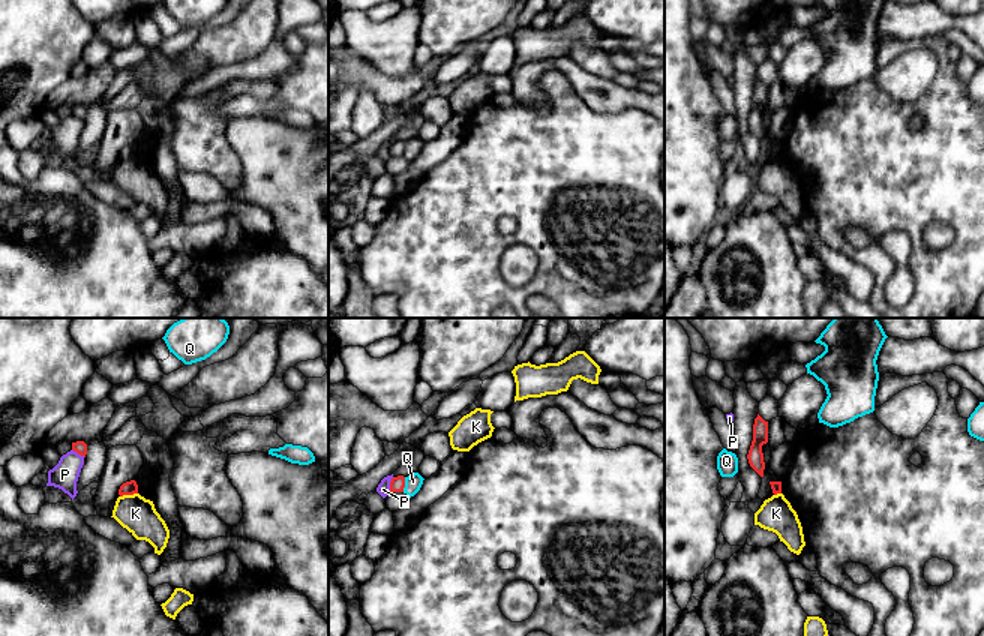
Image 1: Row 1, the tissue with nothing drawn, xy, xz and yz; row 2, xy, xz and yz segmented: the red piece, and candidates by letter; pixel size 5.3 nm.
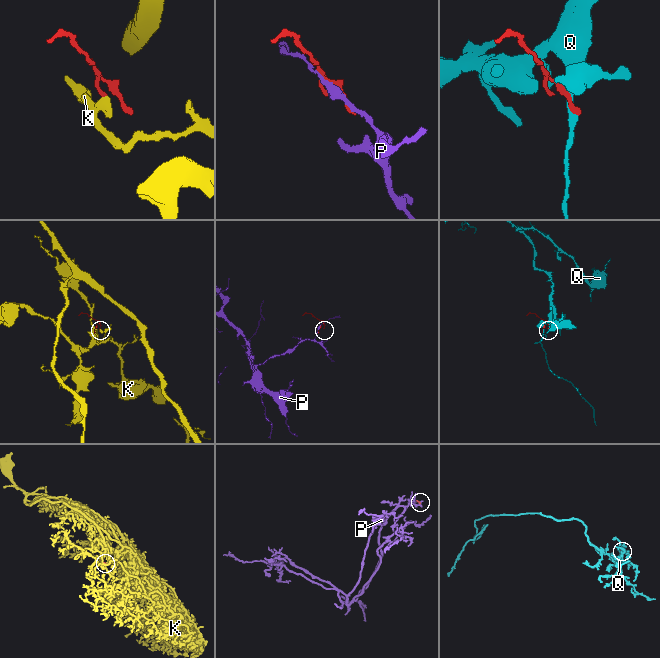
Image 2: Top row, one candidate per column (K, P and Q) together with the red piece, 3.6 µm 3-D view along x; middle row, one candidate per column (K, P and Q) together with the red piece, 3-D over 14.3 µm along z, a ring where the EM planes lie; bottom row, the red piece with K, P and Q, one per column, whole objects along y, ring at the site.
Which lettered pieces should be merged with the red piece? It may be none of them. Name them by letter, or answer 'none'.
none

